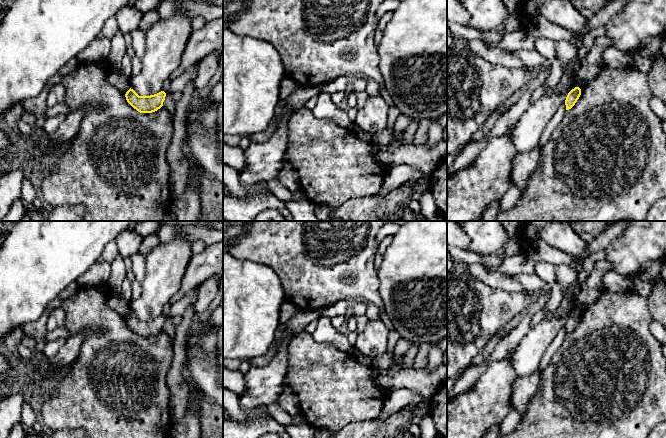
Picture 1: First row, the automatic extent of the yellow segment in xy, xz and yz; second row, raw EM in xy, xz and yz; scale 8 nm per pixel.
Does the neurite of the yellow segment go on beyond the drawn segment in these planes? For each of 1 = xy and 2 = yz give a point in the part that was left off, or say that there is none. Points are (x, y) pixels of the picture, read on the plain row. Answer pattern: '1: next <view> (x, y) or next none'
1: next none
2: next none

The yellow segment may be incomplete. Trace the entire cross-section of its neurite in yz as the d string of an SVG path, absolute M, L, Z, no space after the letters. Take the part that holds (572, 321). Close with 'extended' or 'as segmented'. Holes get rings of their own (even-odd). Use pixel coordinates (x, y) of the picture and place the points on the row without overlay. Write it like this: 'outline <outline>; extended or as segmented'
outline M575 311L568 317L565 324L566 334L571 333L575 329L580 319L581 319L581 313L579 311Z; as segmented

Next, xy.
outline M133 313L125 318L127 326L140 337L152 337L163 330L166 317L161 315L150 320L139 320Z; as segmented

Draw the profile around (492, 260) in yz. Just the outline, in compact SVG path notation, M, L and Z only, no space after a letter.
M478 254L478 255L480 256L483 263L487 266L497 268L501 266L503 263L502 259L495 254L487 254L487 255Z

